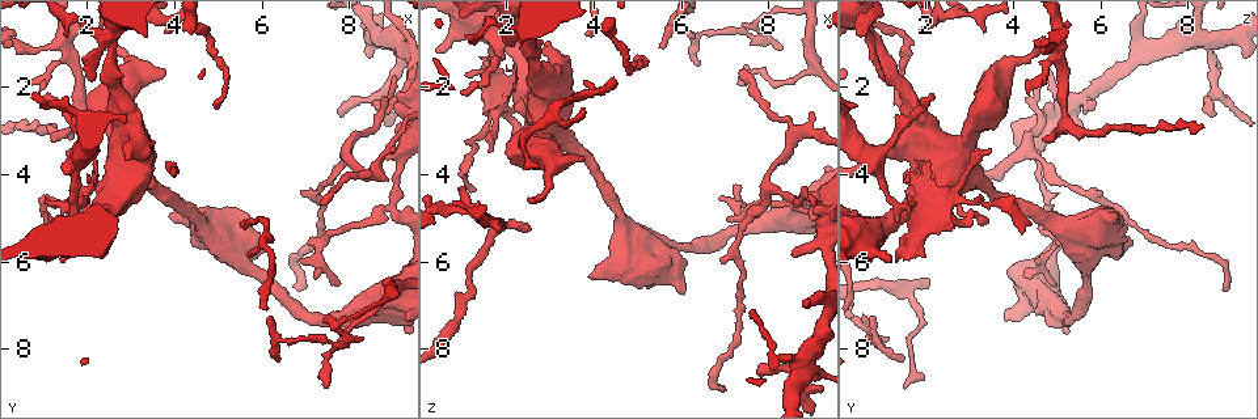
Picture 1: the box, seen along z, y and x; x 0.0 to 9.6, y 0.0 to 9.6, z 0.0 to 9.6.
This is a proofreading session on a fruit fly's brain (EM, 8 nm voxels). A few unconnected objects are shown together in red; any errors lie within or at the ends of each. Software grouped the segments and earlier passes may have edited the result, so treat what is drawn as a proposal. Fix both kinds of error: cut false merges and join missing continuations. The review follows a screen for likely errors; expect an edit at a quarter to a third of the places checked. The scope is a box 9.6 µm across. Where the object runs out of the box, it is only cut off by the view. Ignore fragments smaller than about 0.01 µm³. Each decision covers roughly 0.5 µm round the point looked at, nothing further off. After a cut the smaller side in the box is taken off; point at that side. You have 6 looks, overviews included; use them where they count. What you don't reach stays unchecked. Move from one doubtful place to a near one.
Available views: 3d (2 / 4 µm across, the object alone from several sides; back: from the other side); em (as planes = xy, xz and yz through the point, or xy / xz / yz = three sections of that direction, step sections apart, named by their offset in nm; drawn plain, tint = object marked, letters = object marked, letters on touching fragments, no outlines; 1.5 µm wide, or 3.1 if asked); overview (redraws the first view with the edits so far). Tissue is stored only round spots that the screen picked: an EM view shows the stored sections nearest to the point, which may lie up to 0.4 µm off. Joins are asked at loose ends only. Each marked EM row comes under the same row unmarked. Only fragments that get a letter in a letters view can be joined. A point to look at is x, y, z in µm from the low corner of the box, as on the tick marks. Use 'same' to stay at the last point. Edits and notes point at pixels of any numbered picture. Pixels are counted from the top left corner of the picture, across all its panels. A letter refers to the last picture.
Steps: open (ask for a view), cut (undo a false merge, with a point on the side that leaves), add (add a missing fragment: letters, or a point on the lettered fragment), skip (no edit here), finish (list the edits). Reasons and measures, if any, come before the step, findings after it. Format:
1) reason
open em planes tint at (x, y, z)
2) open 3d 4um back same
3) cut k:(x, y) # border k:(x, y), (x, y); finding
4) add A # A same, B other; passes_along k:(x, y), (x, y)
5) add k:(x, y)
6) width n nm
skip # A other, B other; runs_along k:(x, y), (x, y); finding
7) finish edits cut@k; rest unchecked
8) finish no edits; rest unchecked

thin end
open 3d 4um at (1.55, 3.45, 3.45)

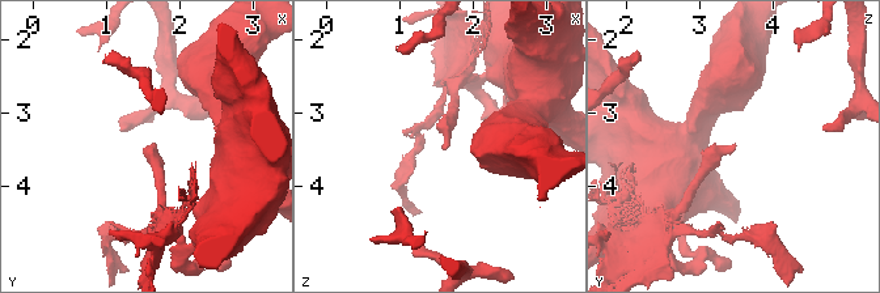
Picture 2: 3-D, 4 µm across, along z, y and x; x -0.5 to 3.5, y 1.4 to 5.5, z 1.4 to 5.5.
shape alone is not enough
open em planes letters at (1.55, 3.50, 3.50)

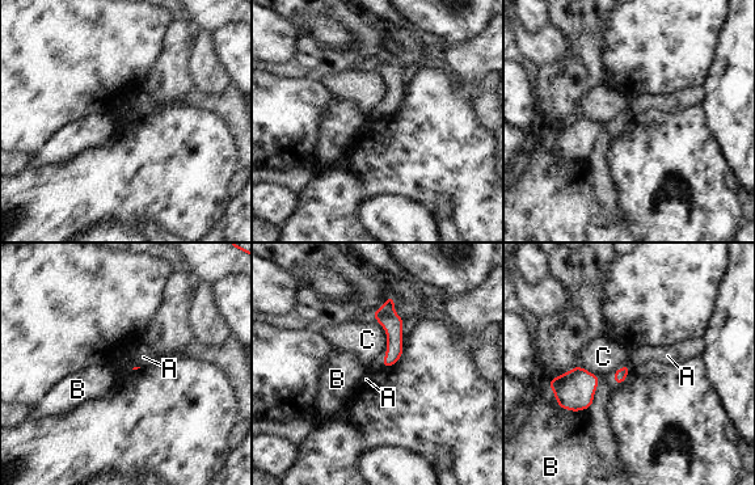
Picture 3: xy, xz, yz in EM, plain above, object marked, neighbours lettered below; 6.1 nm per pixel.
longest_contact C 320 nm
skip # A other, B other, C other; no lettered fragment goes on from it

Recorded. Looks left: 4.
thin end
open 3d 4um at (1.00, 2.20, 2.10)

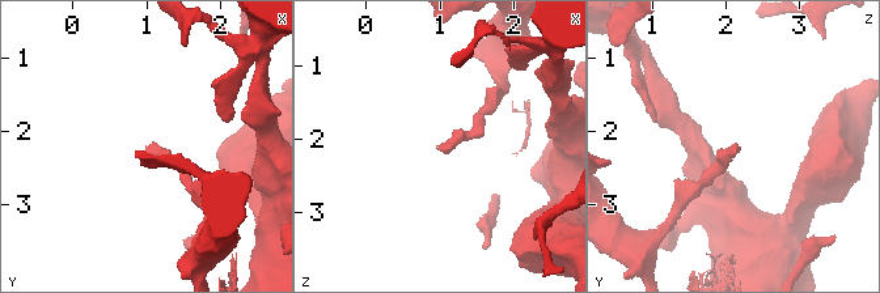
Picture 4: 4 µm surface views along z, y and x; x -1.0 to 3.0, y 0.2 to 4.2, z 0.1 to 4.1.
shape alone is not enough
open em planes letters at (1.00, 2.20, 2.15)

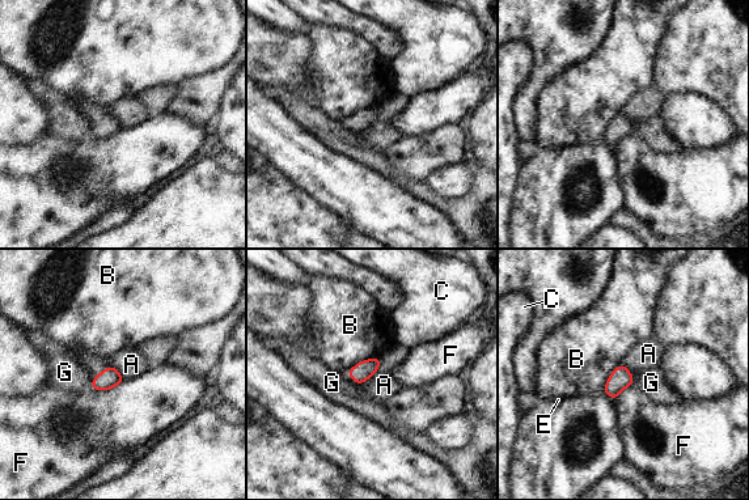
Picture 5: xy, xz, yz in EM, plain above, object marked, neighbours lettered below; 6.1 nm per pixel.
skip # A other, B other, C other, E other, F other, G other; border 5:(93, 377), (91, 386); none of them fits

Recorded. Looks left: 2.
branch stops here
open 3d 4um at (7.30, 4.65, 1.60)

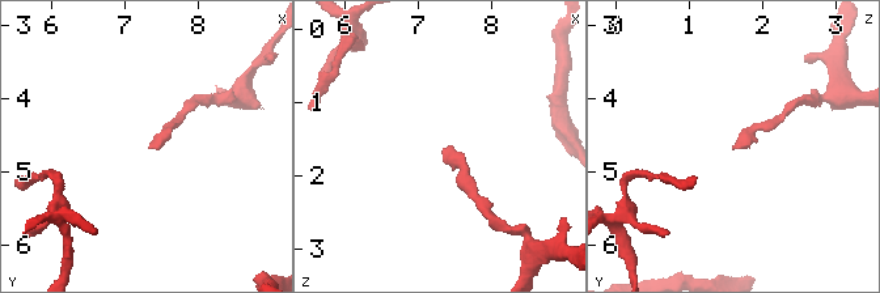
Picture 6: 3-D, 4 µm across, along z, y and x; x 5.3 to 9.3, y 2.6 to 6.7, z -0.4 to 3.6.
open em yz step 4 letters at (7.30, 4.65, 1.65)

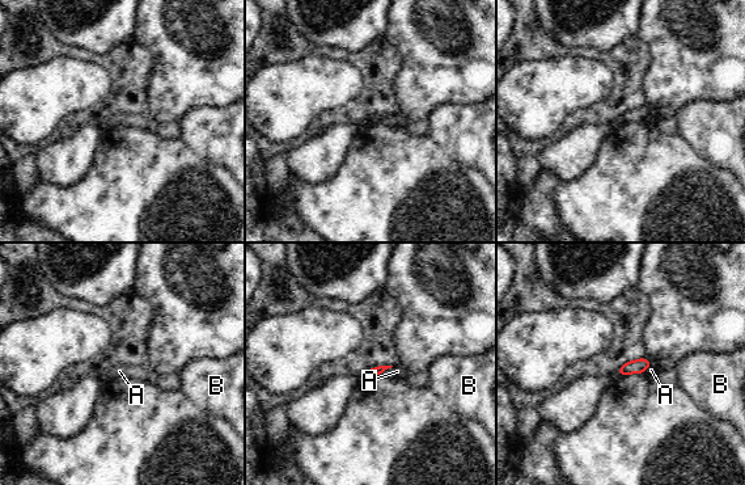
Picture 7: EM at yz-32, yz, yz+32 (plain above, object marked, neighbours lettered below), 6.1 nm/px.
skip # A other, B other; border 7:(393, 366), (381, 374); none of them fits

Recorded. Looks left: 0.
finish no edits; rest unchecked

